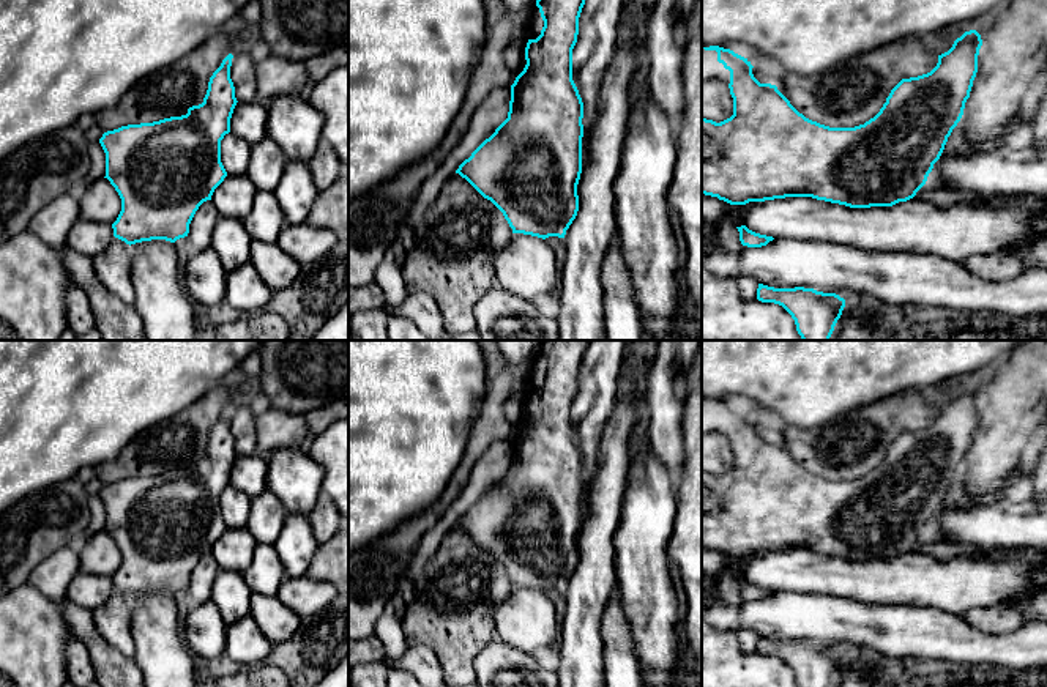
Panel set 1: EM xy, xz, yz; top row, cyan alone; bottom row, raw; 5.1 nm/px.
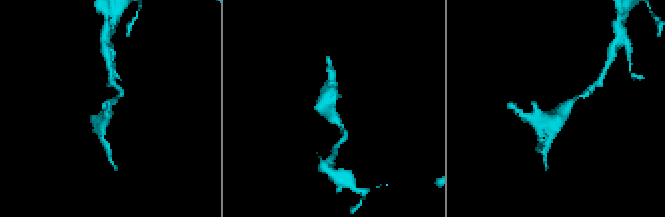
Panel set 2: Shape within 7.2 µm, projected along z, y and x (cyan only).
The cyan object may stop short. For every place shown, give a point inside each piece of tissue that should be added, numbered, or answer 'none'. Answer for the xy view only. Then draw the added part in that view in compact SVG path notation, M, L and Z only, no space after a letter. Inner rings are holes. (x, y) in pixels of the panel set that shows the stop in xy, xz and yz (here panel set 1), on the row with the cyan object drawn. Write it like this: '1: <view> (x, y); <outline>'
none

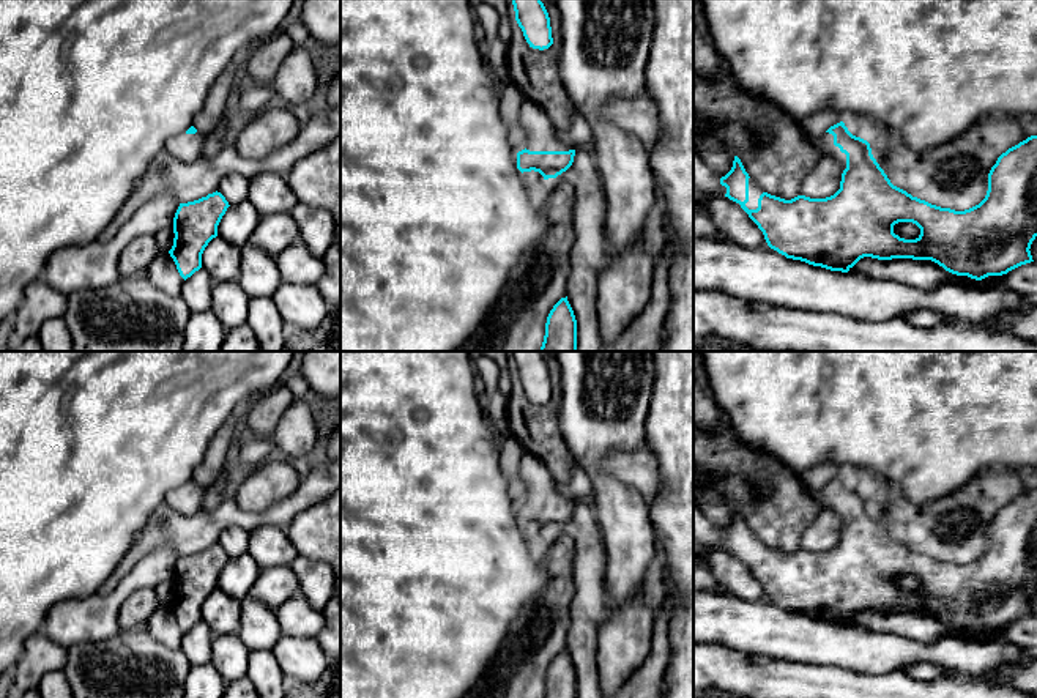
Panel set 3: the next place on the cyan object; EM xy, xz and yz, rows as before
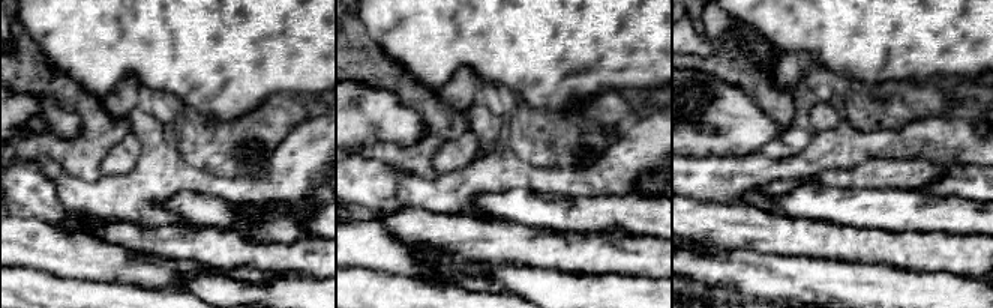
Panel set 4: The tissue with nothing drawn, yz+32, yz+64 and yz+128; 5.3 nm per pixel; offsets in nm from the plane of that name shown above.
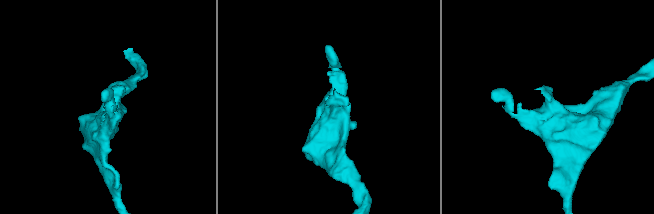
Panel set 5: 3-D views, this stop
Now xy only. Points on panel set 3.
1: xy (186, 147); M181 132L175 137L170 137L164 150L173 154L177 159L191 164L199 161L203 156L203 145L205 145L206 136L203 134L186 134Z

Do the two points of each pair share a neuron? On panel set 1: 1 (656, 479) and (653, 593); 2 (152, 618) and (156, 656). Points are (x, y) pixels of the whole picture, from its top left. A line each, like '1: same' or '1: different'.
1: same
2: same

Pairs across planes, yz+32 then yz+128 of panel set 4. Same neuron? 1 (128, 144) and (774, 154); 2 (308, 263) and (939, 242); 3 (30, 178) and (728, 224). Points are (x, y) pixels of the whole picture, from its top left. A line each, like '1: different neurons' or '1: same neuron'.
1: same neuron
2: same neuron
3: different neurons

